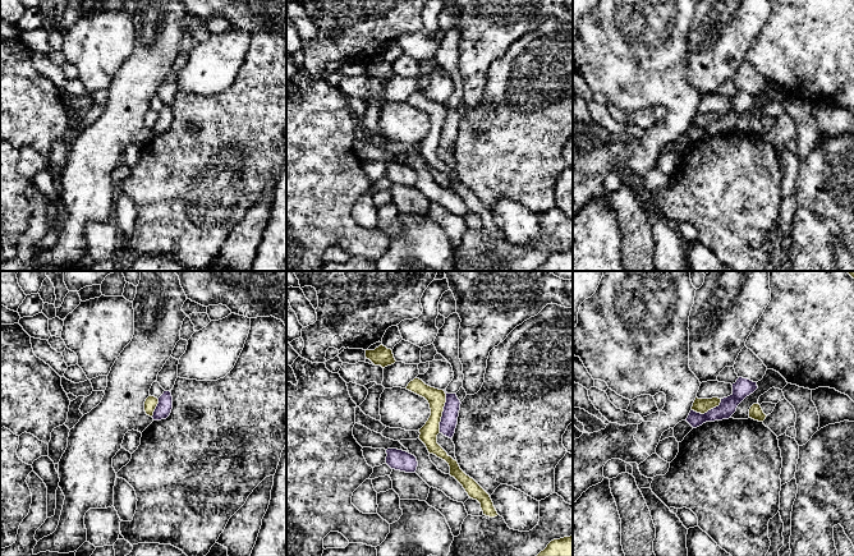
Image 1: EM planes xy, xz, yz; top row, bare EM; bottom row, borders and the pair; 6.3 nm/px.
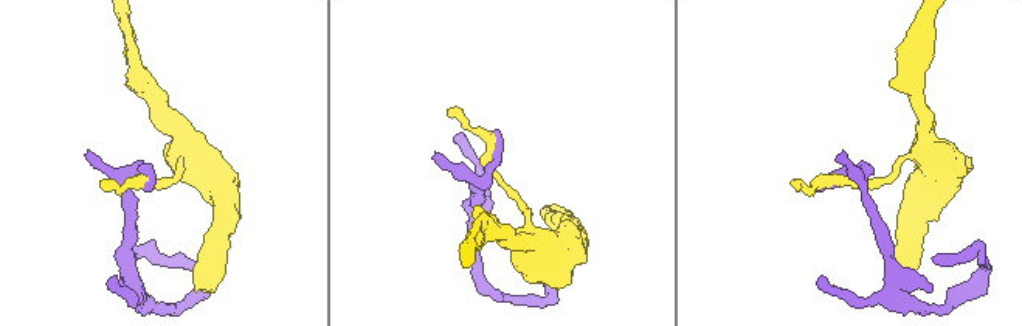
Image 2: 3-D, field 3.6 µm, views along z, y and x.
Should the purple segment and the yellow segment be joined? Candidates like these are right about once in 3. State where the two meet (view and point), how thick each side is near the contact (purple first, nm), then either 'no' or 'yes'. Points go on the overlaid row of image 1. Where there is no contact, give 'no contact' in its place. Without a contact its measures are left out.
contact xz (442, 412); calibres 110 and 120 nm; no

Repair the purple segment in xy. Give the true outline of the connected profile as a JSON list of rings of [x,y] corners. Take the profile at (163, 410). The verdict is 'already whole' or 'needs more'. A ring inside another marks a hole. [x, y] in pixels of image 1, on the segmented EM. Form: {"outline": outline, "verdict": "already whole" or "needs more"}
{"outline": [[[164,391],[164,394],[159,398],[159,404],[153,412],[153,421],[166,419],[173,409],[173,396],[170,391]]], "verdict": "already whole"}

